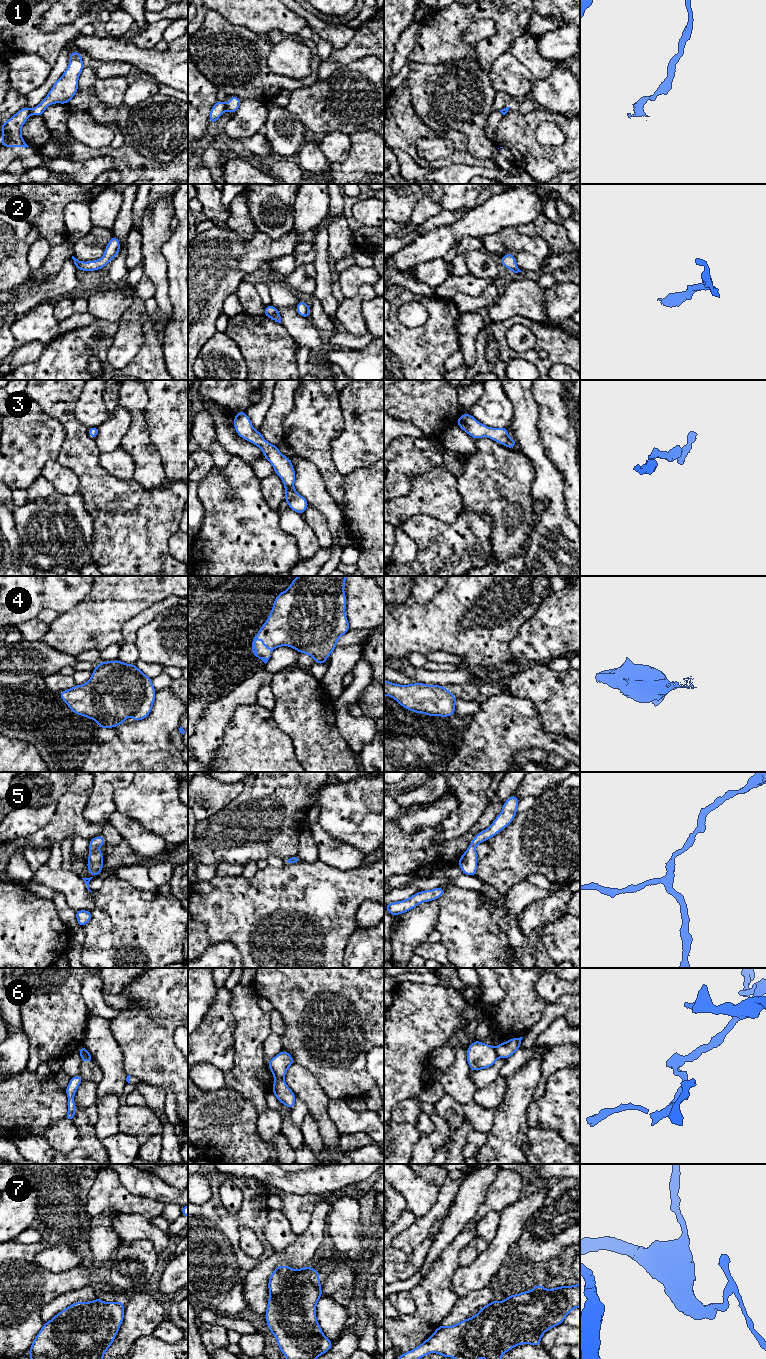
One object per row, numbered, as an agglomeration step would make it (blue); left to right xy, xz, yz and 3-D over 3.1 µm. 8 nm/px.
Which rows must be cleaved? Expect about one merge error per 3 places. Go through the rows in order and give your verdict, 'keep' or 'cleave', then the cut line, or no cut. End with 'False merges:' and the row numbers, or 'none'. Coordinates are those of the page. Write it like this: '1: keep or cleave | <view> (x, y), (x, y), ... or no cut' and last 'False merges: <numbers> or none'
1: cleave | xz (225, 105), (226, 110)
2: keep | no cut
3: keep | no cut
4: keep | no cut
5: keep | no cut
6: cleave | yz (494, 1048), (498, 1056)
7: keep | no cut
False merges: 1, 6

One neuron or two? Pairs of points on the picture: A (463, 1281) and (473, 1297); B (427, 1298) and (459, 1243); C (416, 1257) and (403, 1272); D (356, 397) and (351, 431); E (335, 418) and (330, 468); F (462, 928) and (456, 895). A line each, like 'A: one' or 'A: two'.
A: two
B: one
C: one
D: one
E: one
F: one

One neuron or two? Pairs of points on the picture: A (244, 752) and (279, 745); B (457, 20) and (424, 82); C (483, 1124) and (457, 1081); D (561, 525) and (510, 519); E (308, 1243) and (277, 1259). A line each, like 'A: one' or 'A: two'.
A: one
B: two
C: one
D: two
E: one

